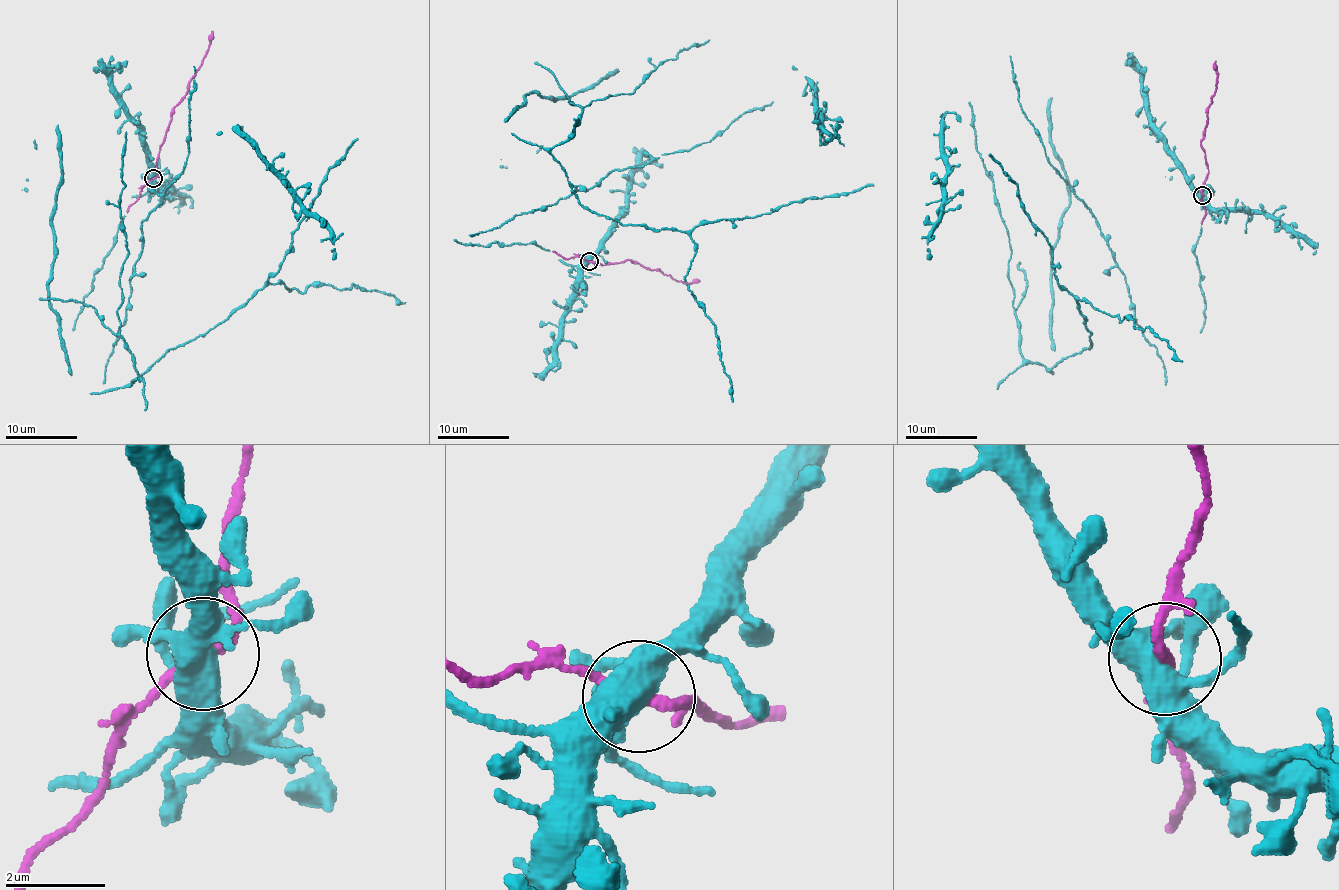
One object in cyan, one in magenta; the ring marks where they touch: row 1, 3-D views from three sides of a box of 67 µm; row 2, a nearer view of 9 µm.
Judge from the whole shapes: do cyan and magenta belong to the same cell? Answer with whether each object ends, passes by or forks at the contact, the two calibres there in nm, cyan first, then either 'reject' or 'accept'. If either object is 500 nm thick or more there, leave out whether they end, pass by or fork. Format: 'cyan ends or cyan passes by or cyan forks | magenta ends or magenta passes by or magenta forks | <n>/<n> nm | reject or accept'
cyan forks | magenta passes by | 480/180 nm | accept

